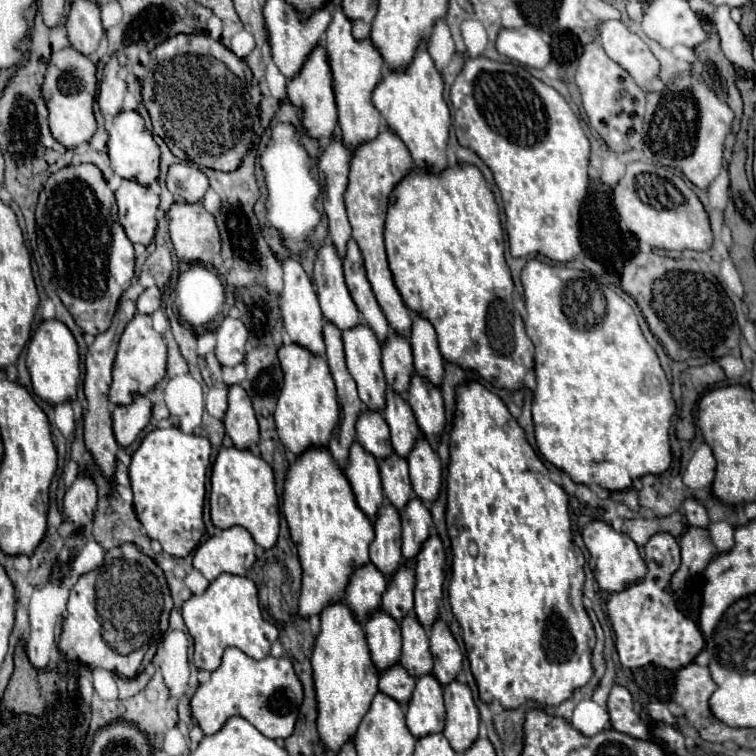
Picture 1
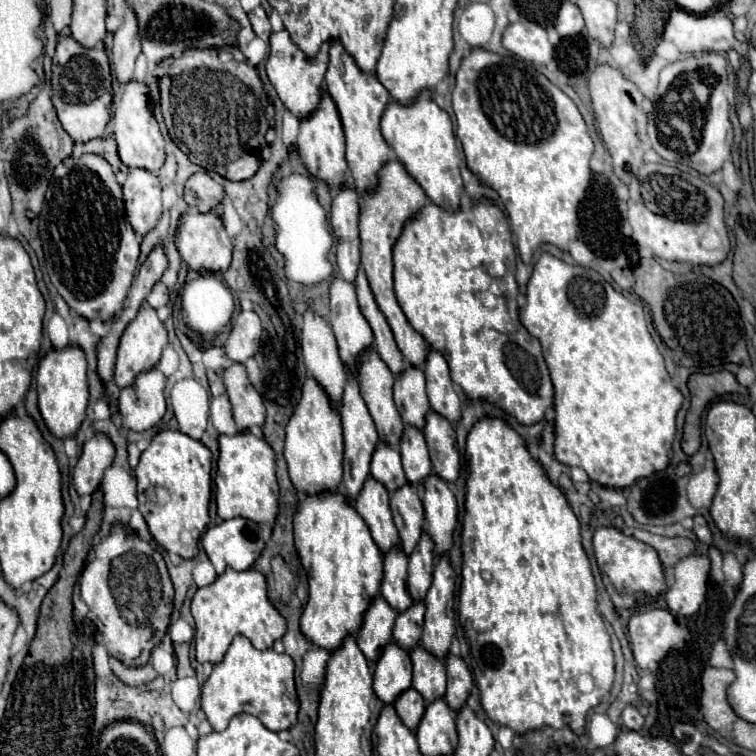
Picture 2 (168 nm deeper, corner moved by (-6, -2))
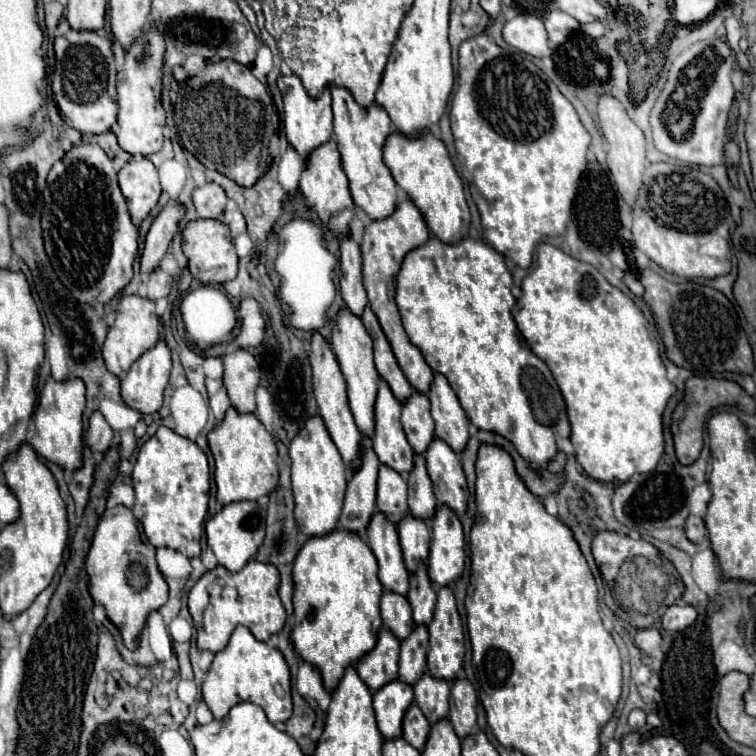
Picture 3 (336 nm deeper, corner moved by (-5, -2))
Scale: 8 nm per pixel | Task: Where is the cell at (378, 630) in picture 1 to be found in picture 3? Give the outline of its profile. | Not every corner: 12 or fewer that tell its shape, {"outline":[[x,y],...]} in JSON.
{"outline":[[391,681],[373,693],[377,727],[387,741],[401,737],[413,691]]}

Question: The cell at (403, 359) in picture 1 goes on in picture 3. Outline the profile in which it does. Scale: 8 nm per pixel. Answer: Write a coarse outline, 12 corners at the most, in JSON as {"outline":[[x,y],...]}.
{"outline":[[427,395],[403,403],[401,423],[409,445],[423,455],[435,439]]}

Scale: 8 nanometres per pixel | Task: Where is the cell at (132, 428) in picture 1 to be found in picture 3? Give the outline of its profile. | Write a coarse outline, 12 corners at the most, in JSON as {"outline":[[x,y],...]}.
{"outline":[[163,339],[121,379],[123,399],[157,413],[171,373]]}

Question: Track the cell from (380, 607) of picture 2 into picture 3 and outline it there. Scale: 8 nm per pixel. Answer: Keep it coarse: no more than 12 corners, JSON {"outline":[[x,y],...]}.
{"outline":[[381,629],[355,669],[371,691],[397,679],[399,639]]}

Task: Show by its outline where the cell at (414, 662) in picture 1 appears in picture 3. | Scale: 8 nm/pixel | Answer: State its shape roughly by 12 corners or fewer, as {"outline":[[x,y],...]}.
{"outline":[[425,673],[415,703],[437,723],[449,711],[449,683]]}

